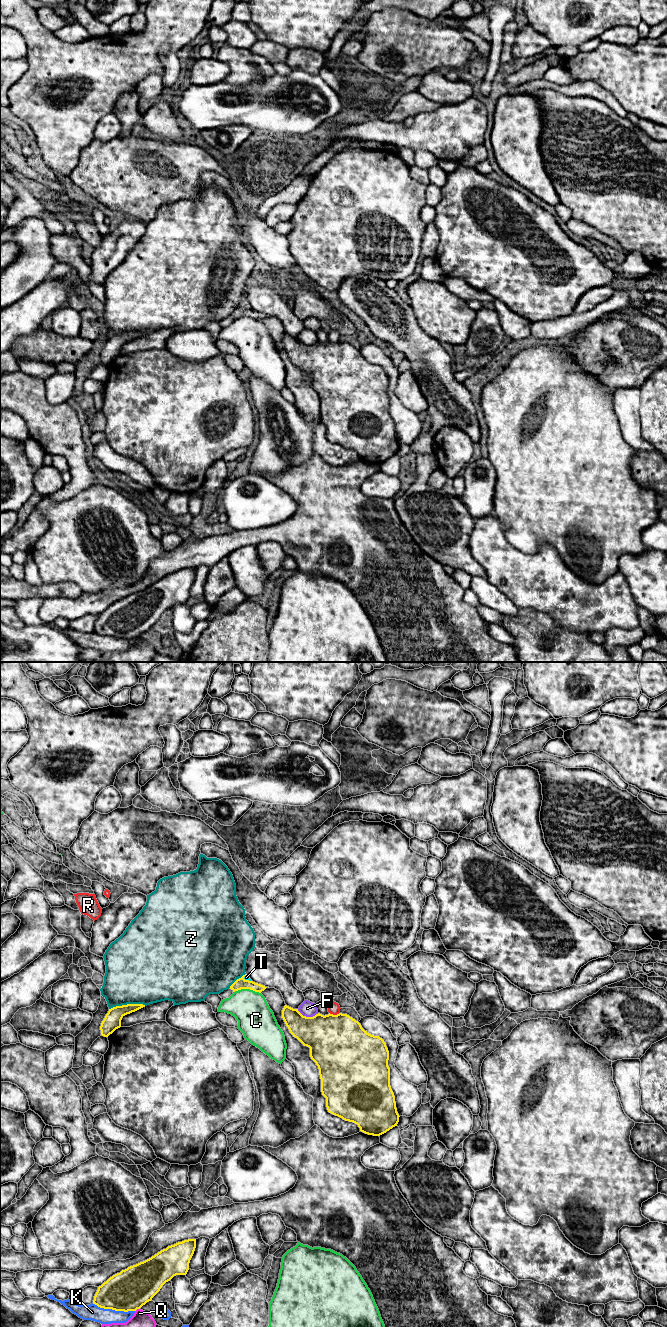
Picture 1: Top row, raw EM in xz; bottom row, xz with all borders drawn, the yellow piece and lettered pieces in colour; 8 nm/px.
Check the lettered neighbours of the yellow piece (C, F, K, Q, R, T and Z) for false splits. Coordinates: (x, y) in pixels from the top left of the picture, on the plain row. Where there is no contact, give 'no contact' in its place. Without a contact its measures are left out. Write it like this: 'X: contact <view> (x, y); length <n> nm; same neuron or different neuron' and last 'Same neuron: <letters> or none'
C: contact xz (247, 316); length 220 nm; different neuron
F: contact xz (308, 345); length 180 nm; different neuron
K: contact xz (113, 637); length 360 nm; different neuron
Q: contact xz (137, 636); length 50 nm; different neuron
R: contact xz (334, 343); length 90 nm; different neuron
T: contact xz (247, 308); length 80 nm; same neuron
Z: contact xz (127, 332); length 300 nm; different neuron
Same neuron: T

